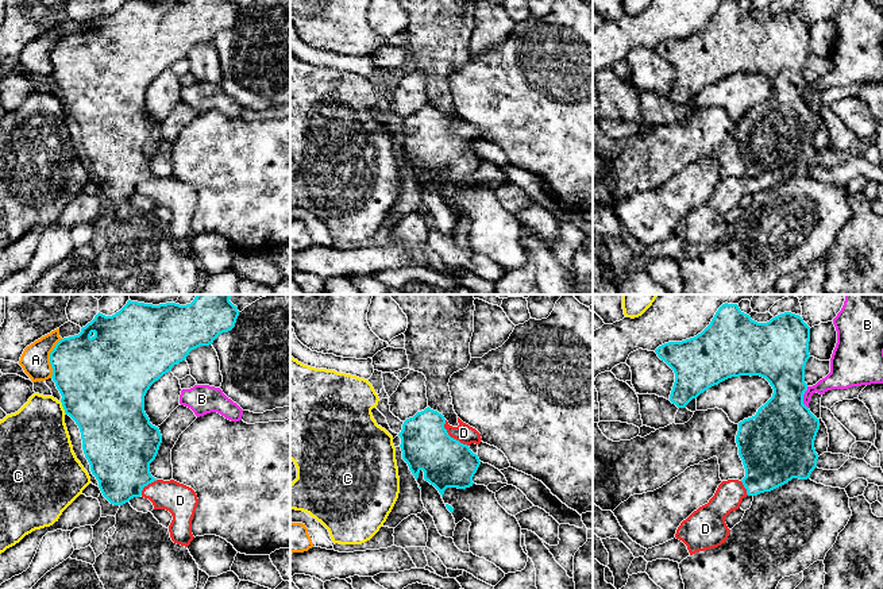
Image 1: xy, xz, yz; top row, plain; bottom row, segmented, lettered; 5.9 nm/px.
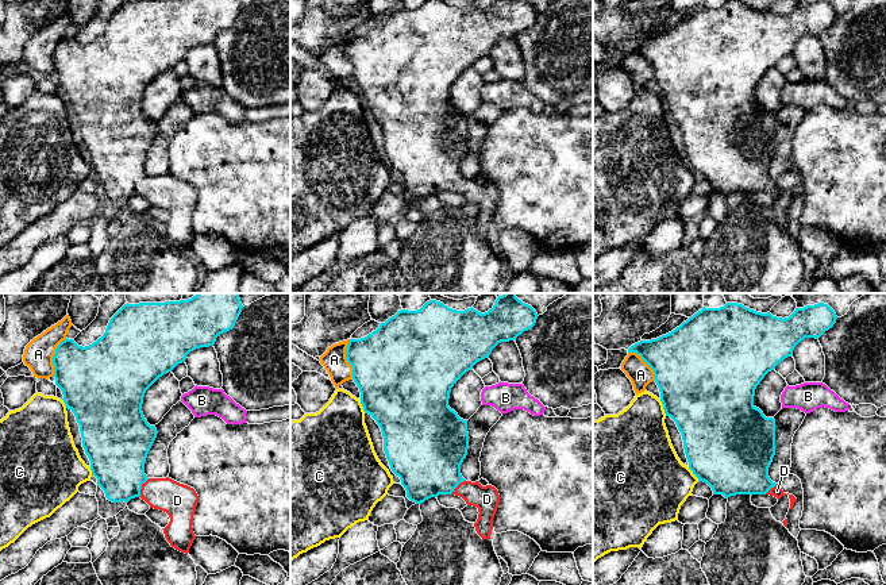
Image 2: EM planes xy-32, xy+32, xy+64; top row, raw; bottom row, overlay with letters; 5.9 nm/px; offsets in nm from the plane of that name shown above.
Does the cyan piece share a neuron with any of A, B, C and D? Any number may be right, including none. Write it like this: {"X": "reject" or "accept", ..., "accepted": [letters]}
{"A": "reject", "B": "reject", "C": "reject", "D": "accept", "accepted": ["D"]}

